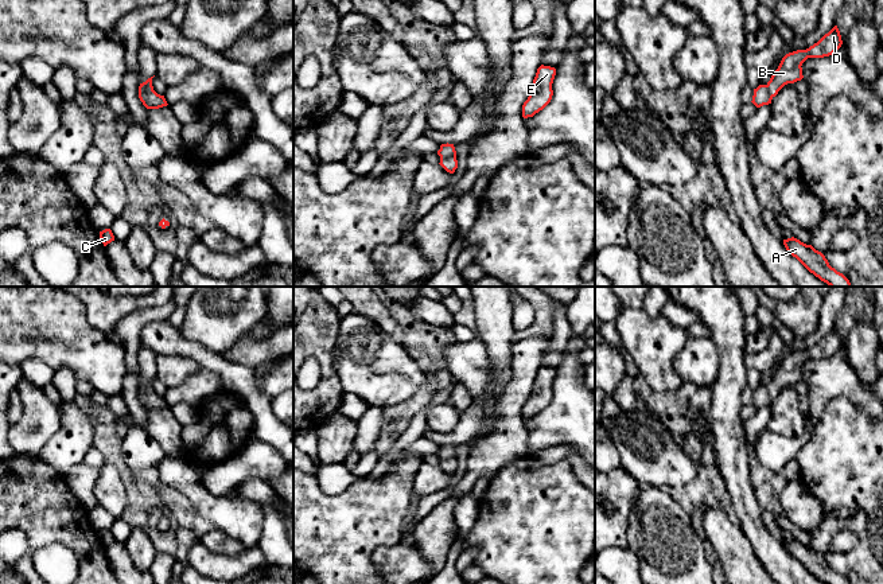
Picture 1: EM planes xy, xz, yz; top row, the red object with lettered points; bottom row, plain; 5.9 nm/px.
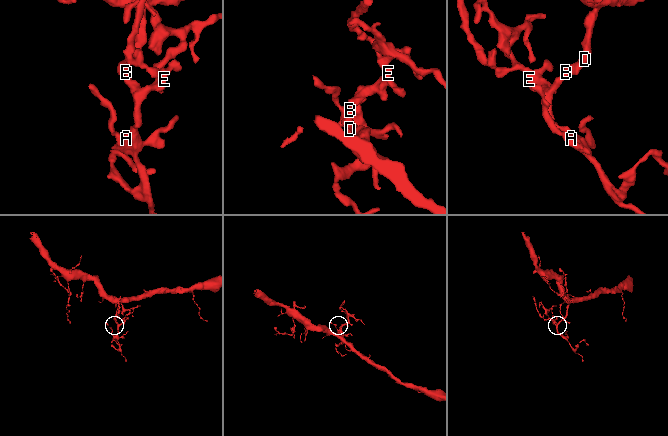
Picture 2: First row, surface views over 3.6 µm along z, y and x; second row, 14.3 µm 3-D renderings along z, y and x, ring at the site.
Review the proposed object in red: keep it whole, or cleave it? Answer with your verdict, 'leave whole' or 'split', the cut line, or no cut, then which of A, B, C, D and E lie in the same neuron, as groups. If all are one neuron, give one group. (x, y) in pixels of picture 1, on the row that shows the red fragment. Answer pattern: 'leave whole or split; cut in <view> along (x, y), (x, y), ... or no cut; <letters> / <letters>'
leave whole; no cut; A B C D E

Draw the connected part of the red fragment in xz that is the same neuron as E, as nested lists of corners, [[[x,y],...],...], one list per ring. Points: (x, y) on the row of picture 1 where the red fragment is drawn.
[[[541,65],[537,69],[530,94],[522,105],[524,118],[533,117],[551,102],[553,96],[552,83],[555,75],[555,67]]]

